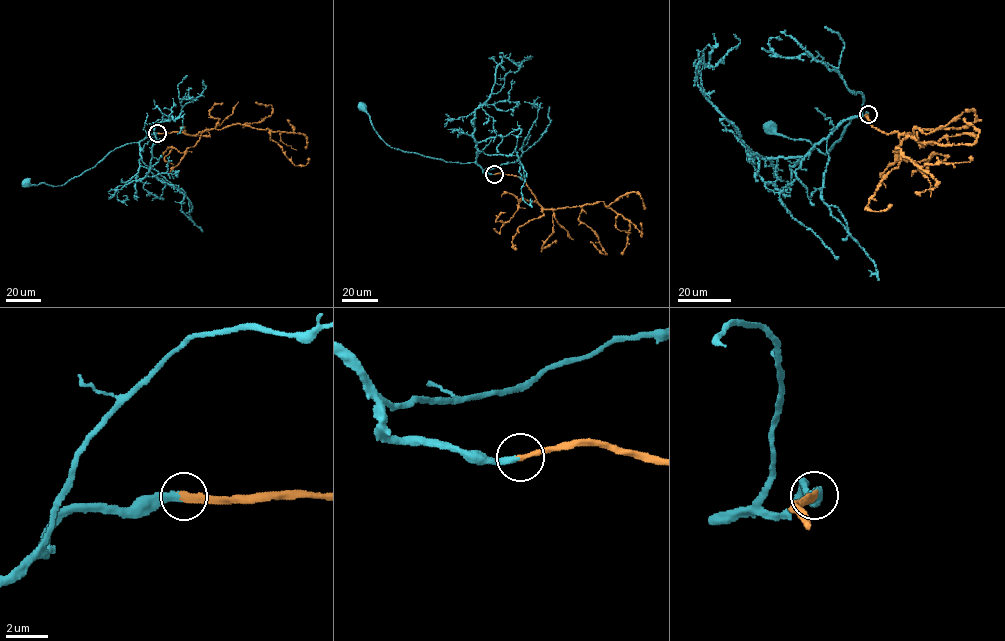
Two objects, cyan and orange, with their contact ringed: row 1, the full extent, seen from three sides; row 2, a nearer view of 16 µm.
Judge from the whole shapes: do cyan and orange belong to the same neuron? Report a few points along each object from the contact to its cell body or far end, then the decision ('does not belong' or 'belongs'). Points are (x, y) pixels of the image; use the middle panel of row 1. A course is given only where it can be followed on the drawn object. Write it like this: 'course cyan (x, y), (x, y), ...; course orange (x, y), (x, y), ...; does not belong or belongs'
course cyan (494, 174), (485, 173), (474, 162), (445, 162), (391, 148), (375, 131), (364, 105), (362, 107); course orange (494, 174), (521, 177), (544, 209), (599, 201), (607, 206), (632, 192), (642, 199), (645, 209); belongs

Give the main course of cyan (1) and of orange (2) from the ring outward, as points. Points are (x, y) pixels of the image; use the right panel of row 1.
1: (867, 114), (850, 118), (842, 137), (825, 154), (809, 141), (780, 136), (771, 128)
2: (867, 114), (885, 133), (913, 133), (896, 148), (899, 166), (866, 207), (891, 205)

